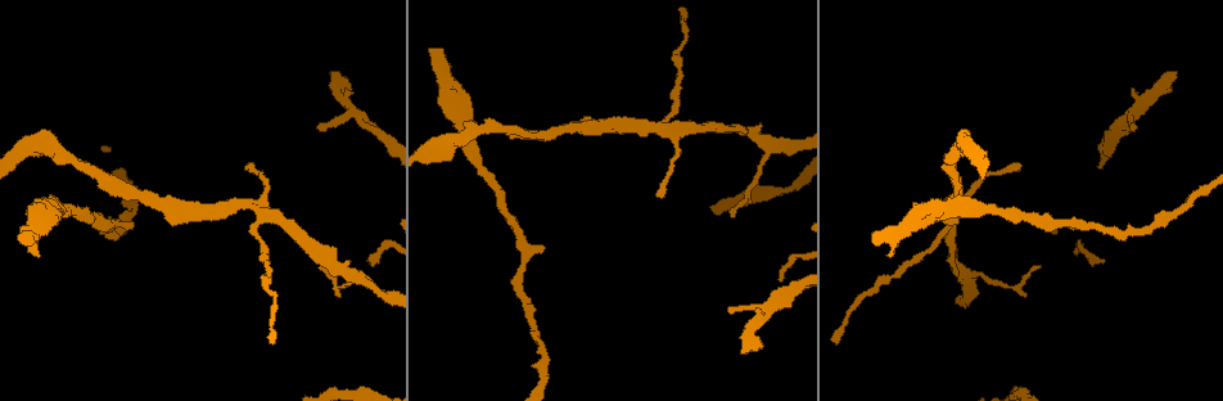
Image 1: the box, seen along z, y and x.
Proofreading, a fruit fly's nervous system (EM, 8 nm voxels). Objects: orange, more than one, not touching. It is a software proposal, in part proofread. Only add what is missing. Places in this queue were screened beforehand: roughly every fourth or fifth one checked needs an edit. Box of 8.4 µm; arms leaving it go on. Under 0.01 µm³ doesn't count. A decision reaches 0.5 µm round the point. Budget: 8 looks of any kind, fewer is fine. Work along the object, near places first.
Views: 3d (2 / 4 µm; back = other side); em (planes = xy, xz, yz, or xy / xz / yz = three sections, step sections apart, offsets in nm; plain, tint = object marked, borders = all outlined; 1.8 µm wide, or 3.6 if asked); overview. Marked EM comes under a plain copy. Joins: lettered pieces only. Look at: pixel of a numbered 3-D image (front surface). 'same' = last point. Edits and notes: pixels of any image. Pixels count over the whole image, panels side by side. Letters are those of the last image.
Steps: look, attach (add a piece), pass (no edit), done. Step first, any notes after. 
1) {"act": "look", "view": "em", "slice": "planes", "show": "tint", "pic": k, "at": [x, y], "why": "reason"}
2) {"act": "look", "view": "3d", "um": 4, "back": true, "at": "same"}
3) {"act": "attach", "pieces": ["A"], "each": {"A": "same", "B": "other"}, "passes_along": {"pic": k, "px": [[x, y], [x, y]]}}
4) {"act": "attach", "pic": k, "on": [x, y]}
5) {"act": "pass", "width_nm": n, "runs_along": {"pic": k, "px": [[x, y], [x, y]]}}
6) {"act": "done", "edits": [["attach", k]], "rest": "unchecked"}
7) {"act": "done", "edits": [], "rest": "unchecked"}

{"act": "look", "view": "3d", "um": 2, "pic": 1, "at": [672, 127], "why": "calibre changes"}

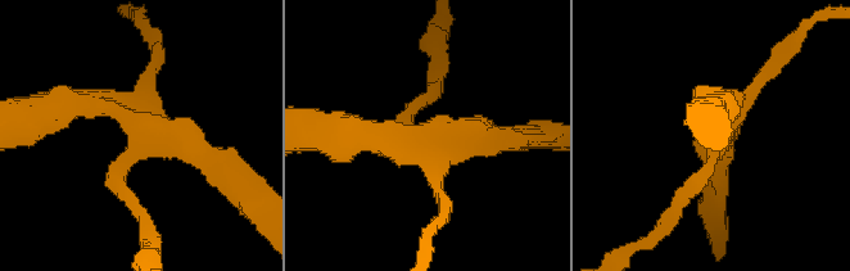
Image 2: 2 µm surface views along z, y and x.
{"act": "look", "view": "em", "slice": "xz", "step": 16, "show": "tint", "pic": 2, "at": [426, 137], "arms": 4, "why": "shape alone is not enough"}

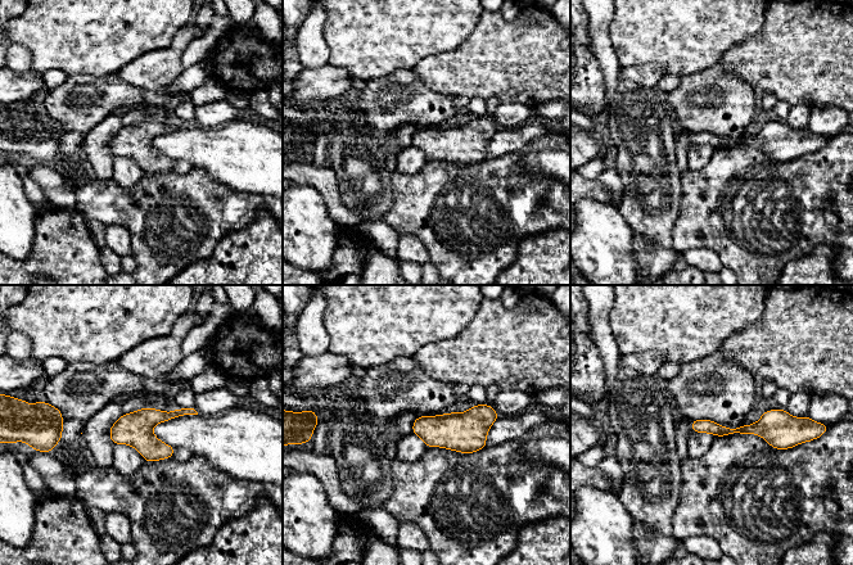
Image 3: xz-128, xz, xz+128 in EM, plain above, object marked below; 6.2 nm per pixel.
{"act": "look", "view": "em", "slice": "planes", "show": "borders", "at": "same"}

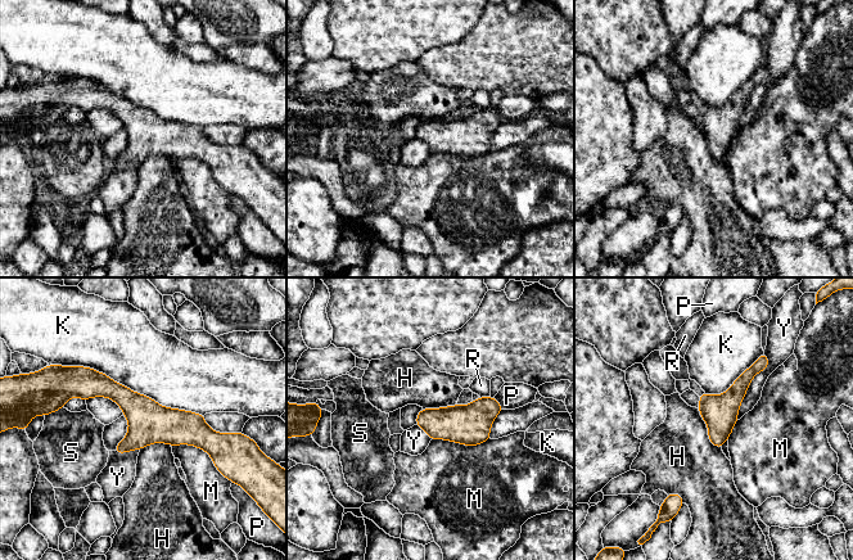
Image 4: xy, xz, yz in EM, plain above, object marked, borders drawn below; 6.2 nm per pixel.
{"act": "pass", "each": {"H": "other", "K": "other", "M": "other", "P": "other", "R": "other", "S": "other", "Y": "other"}, "runs_along": {"pic": 4, "px": [[72, 392], [112, 389], [154, 424], [219, 436]]}, "found": "no lettered piece goes on from it"}

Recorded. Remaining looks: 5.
{"act": "look", "view": "em", "slice": "planes", "show": "borders", "pic": 1, "at": [480, 133]}

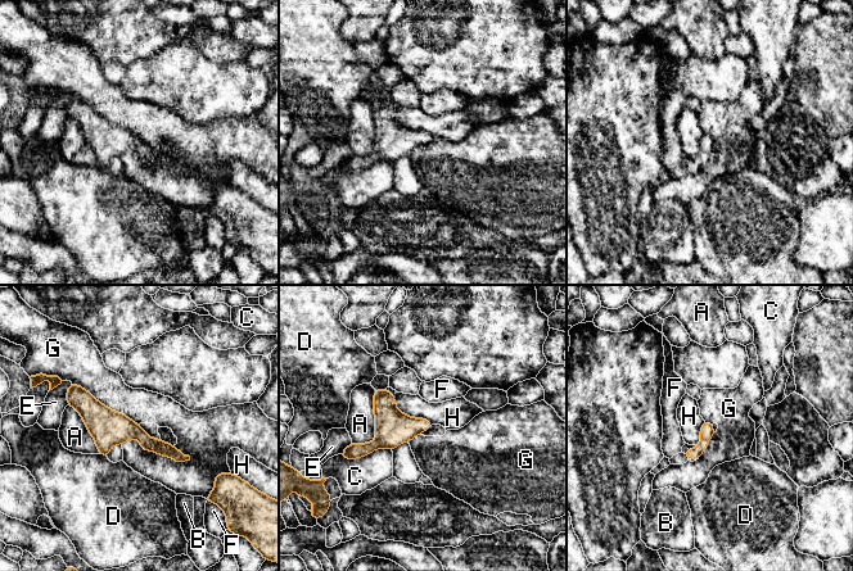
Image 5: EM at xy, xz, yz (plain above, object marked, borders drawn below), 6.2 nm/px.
{"act": "pass", "each": {"A": "other", "B": "other", "C": "other", "D": "other", "E": "other", "F": "other", "G": "other", "H": "other"}, "runs_along": {"pic": 5, "px": [[72, 388], [109, 427], [181, 458]]}, "found": "none of them fits"}

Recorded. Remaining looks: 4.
{"act": "look", "view": "em", "slice": "xy", "step": 4, "show": "borders", "pic": 1, "at": [766, 318], "why": "arms part here"}

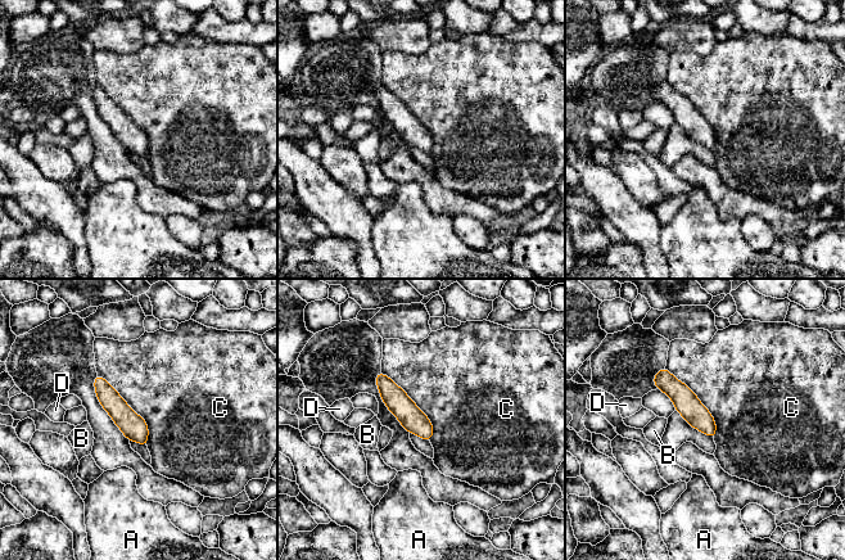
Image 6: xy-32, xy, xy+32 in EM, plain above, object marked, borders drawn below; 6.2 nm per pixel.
{"act": "pass", "longest_contact_nm": ["C", 550], "each": {"A": "other", "B": "other", "C": "other", "D": "other"}, "found": "none of them fits"}

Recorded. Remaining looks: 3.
{"act": "done", "edits": [], "rest": "unchecked"}

